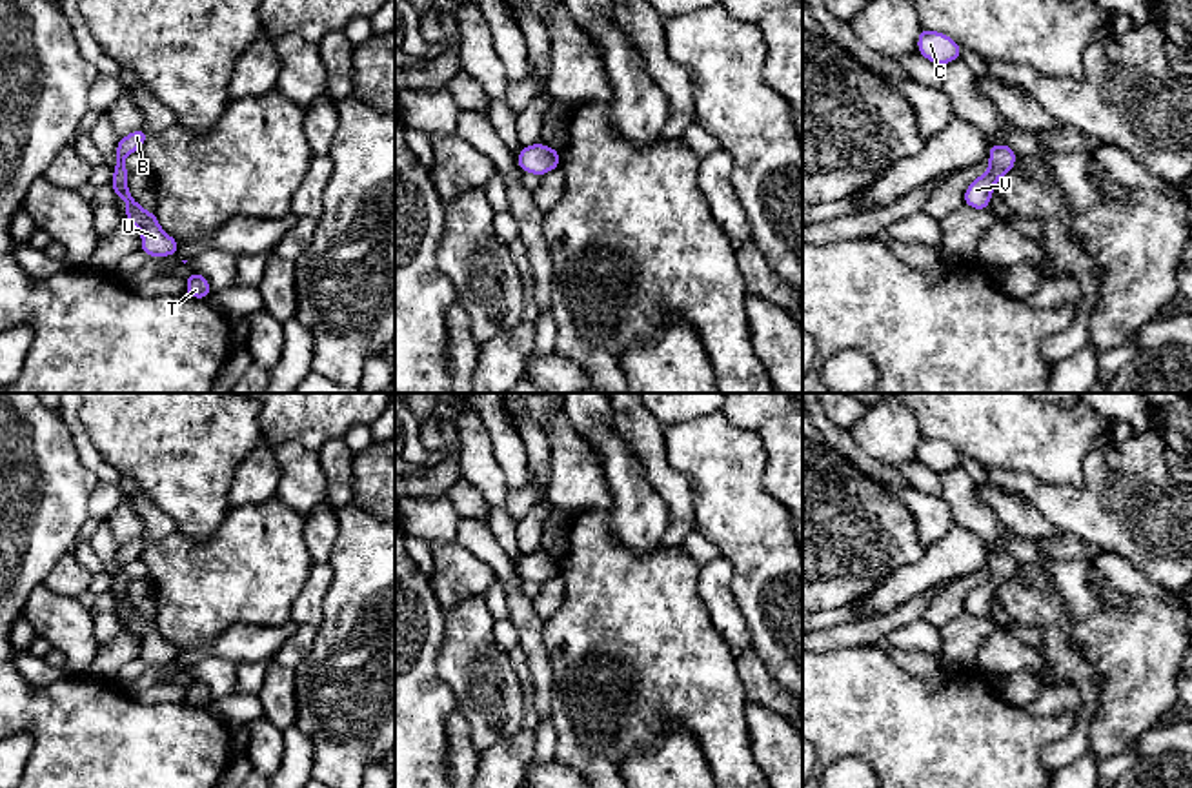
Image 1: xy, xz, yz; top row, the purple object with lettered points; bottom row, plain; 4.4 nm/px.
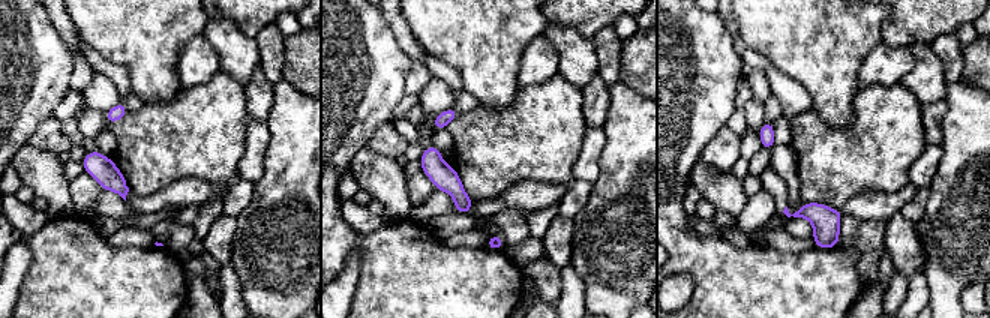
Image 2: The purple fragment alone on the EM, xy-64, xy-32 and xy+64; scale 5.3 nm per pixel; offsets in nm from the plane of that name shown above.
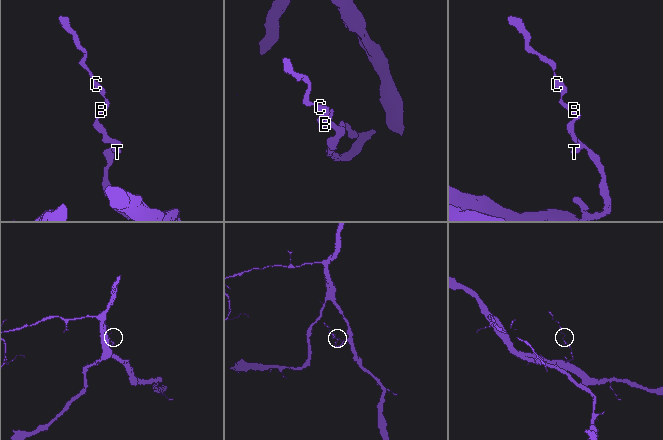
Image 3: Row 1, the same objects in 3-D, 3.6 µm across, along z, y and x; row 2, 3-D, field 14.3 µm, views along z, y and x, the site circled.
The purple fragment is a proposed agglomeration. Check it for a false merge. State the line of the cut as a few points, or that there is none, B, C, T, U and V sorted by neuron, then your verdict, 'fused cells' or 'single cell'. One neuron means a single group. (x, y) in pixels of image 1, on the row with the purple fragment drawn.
no cut | B C T U V | single cell

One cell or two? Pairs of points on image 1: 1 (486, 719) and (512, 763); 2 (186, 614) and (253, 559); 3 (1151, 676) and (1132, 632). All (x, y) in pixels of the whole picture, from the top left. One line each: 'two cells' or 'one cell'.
1: two cells
2: one cell
3: one cell

